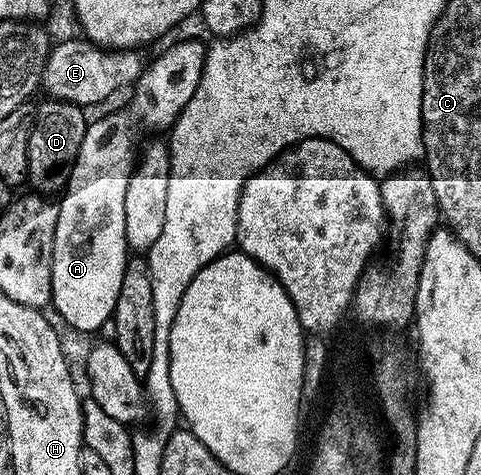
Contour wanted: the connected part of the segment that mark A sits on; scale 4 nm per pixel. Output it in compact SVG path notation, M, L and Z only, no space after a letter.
M113 112L110 116L105 116L102 120L93 120L89 128L85 131L83 146L79 152L79 158L71 170L69 187L65 189L59 200L57 210L57 225L55 226L55 242L53 243L53 262L51 266L51 278L53 282L53 302L52 307L57 308L57 312L74 328L77 332L97 332L101 327L108 325L113 319L113 311L119 302L119 292L123 290L123 274L127 262L131 259L131 249L127 242L125 227L127 226L127 214L123 210L123 202L127 202L127 182L131 182L133 169L135 167L135 153L137 148L137 136L133 133L133 120L125 112Z

